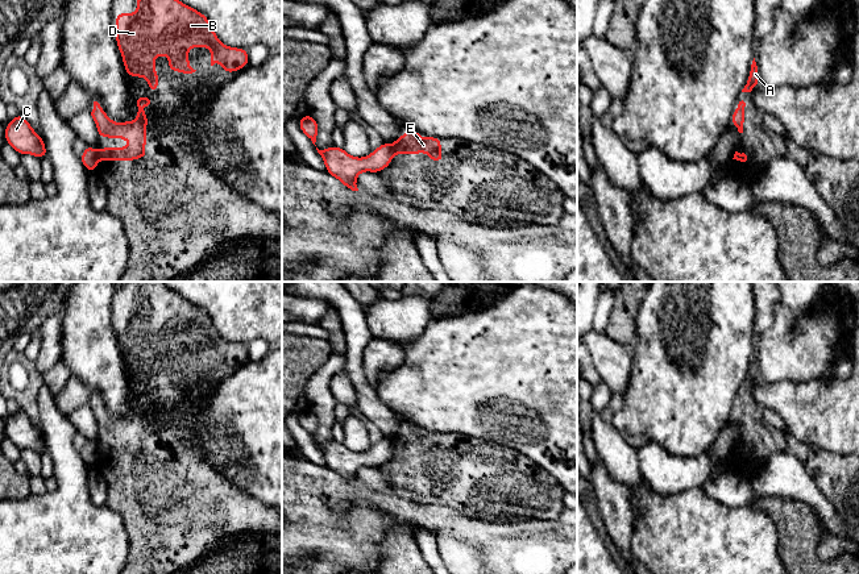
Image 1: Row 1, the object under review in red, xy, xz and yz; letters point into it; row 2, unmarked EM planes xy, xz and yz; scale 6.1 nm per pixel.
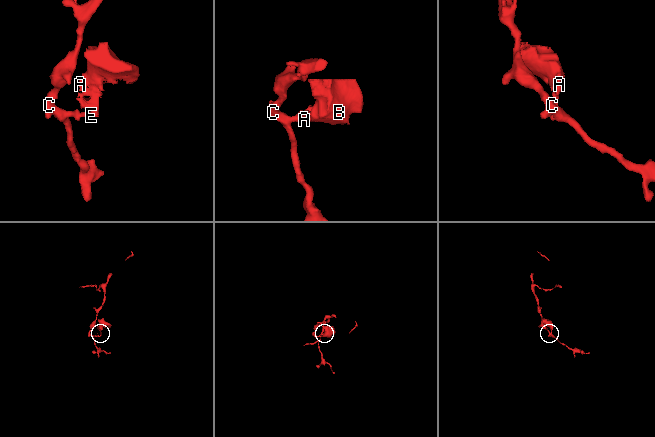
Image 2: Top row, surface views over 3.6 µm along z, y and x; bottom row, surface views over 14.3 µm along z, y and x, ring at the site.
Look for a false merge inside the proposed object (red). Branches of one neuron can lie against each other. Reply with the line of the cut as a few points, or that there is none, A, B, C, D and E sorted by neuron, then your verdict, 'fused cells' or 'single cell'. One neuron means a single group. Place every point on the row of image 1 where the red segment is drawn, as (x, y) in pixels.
xz (391, 145), (394, 152) | A B D E / C | fused cells

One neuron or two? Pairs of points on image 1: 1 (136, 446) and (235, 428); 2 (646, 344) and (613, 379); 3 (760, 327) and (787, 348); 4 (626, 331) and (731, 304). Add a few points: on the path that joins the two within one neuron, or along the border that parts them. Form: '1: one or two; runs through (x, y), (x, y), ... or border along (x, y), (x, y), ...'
1: two; border along (191, 440), (212, 464)
2: two; border along (633, 350), (630, 379), (625, 389)
3: two; border along (777, 302), (774, 323), (759, 336)
4: two; border along (643, 300), (637, 316), (634, 340)

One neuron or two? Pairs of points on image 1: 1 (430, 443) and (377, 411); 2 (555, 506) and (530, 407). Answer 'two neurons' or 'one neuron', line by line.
1: two neurons
2: two neurons

